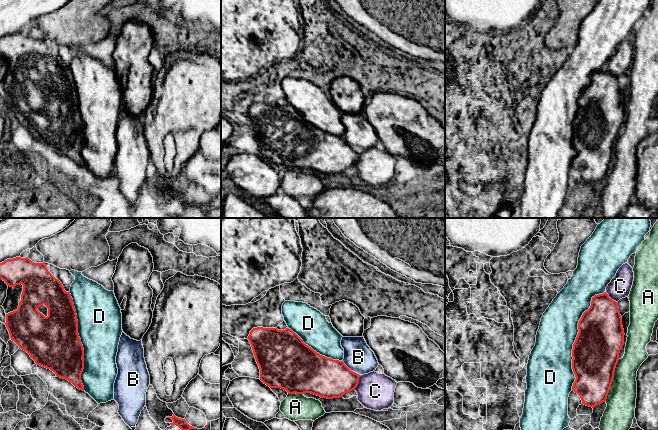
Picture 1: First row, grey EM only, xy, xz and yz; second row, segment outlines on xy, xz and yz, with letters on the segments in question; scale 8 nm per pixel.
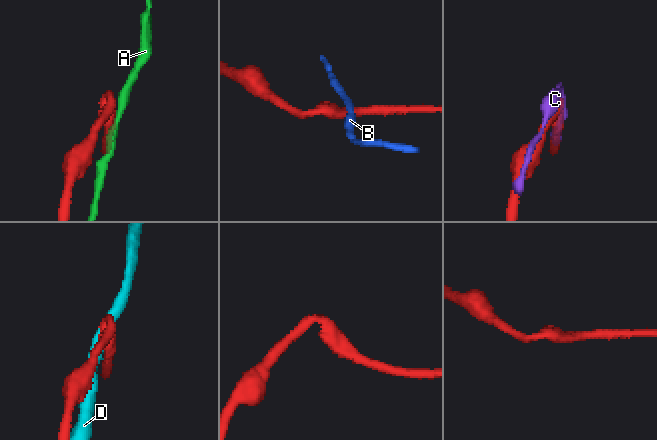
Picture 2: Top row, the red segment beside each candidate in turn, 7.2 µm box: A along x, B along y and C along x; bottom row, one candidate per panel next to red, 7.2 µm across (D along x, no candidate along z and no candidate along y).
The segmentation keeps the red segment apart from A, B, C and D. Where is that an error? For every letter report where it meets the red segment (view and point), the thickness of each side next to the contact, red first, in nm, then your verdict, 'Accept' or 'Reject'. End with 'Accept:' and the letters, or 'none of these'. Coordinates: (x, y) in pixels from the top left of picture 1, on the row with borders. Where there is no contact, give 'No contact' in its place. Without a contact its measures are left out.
A: Touches red at yz (612, 380). Thickness 380 nm (red) against 240 nm. Reject
B: Touches red at xz (350, 370). Thickness 320 nm (red) against 240 nm. Reject
C: Touches red at xz (358, 382). Thickness 320 nm (red) against 300 nm. Accept
D: Touches red at yz (576, 338). Thickness 380 nm (red) against 320 nm. Reject
Accept: C

